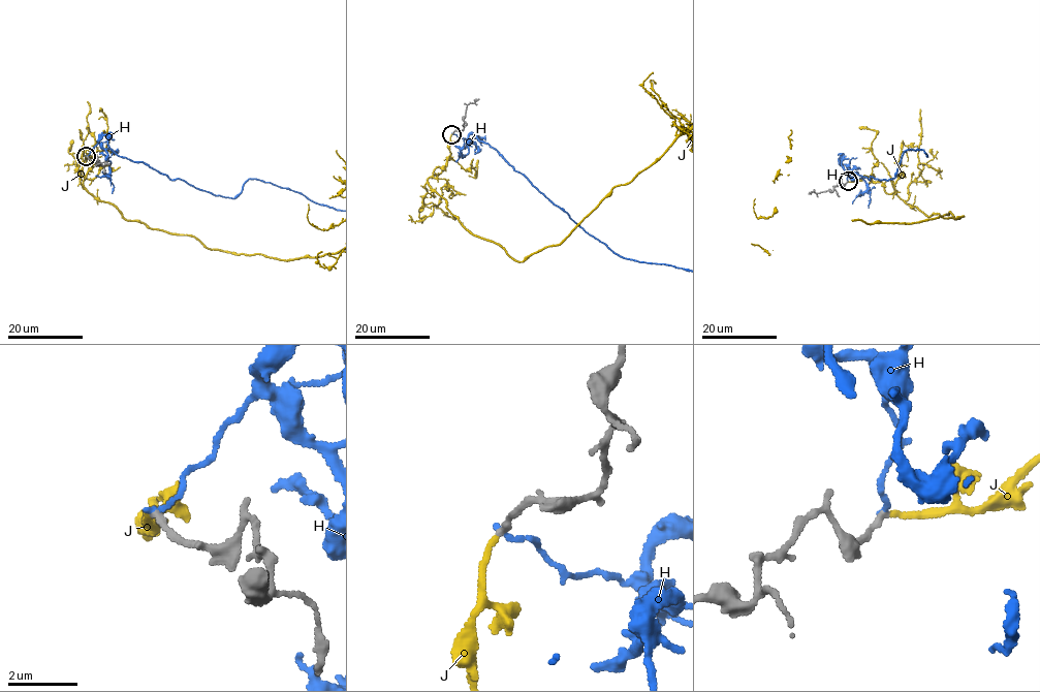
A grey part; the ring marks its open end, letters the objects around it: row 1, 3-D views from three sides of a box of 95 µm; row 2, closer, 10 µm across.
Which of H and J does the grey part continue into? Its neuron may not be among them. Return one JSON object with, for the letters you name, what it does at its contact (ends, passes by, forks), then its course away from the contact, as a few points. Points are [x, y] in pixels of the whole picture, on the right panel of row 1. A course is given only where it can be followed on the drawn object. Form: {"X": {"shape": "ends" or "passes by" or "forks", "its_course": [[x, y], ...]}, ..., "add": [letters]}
{"J": {"shape": "ends"}, "add": ["J"]}

